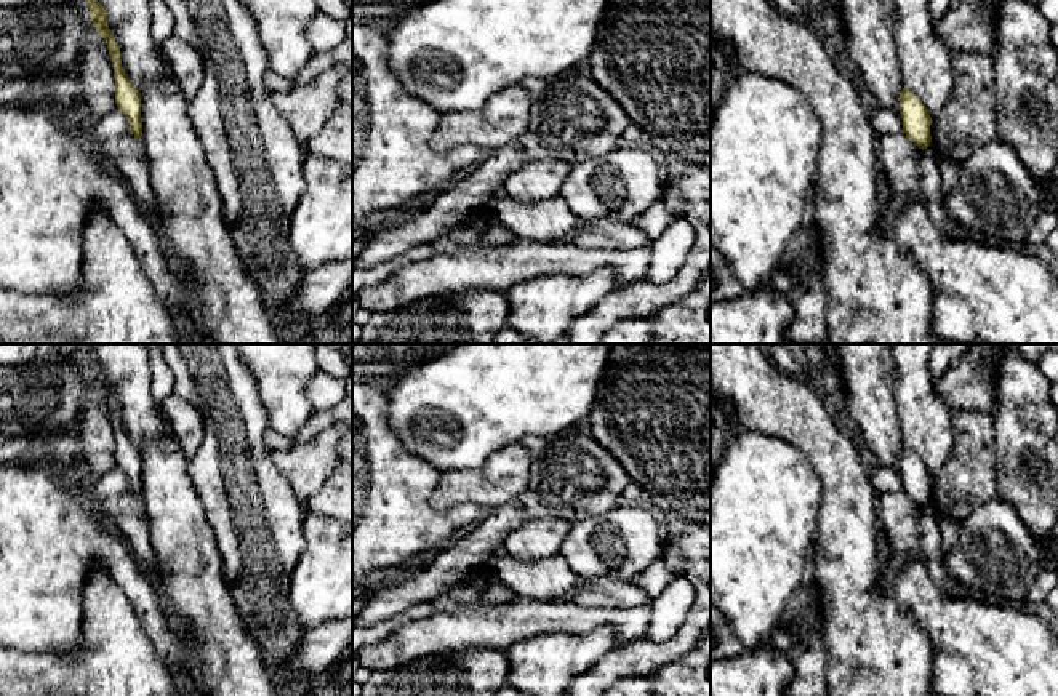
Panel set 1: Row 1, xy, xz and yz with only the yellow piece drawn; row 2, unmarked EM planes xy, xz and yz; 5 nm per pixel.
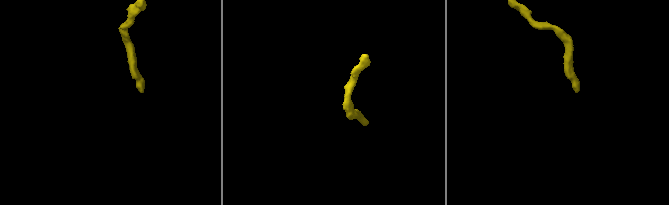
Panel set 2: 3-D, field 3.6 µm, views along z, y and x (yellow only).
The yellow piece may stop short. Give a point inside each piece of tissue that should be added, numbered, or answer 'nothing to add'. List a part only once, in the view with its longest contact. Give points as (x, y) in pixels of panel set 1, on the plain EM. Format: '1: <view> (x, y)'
1: yz (929, 549)

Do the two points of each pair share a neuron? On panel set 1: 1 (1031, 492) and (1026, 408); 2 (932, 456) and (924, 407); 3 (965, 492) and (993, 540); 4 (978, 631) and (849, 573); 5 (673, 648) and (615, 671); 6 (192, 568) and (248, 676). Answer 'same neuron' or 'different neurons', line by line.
1: same neuron
2: same neuron
3: different neurons
4: different neurons
5: same neuron
6: same neuron

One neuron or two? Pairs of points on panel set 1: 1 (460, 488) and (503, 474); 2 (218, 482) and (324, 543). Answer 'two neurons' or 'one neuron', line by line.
1: one neuron
2: two neurons

